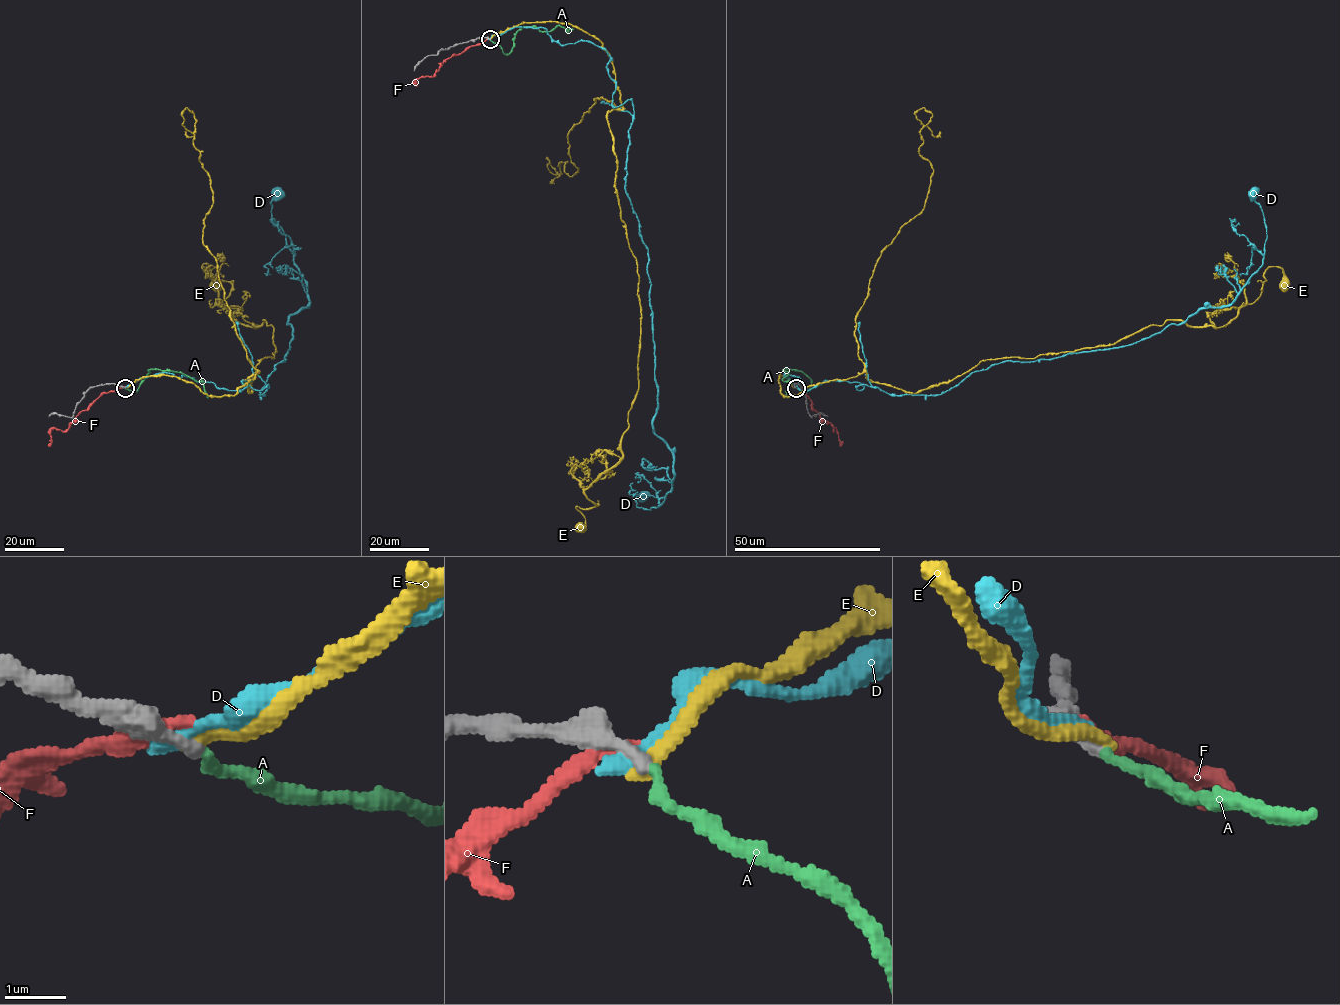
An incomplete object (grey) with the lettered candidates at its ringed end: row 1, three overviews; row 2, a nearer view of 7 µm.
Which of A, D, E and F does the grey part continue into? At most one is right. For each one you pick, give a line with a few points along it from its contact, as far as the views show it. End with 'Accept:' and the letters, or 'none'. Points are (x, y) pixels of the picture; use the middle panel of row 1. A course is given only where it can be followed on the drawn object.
A: via (490, 39), (508, 54), (515, 34), (524, 27), (541, 31), (559, 25), (568, 31), (573, 29)
Accept: A

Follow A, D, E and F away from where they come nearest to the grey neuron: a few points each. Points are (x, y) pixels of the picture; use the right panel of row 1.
A: (796, 388), (807, 390), (811, 380), (800, 371), (784, 370), (788, 372), (782, 380), (788, 383), (786, 398)
D: (796, 387), (784, 373), (804, 390), (941, 394), (993, 365), (1119, 348), (1229, 306), (1262, 263), (1254, 193)
E: (796, 387), (780, 375), (786, 396), (863, 373), (918, 393), (1167, 320), (1221, 327), (1269, 267), (1285, 284)
F: (795, 387), (810, 400), (811, 407), (830, 424), (833, 432), (835, 429), (840, 446)

